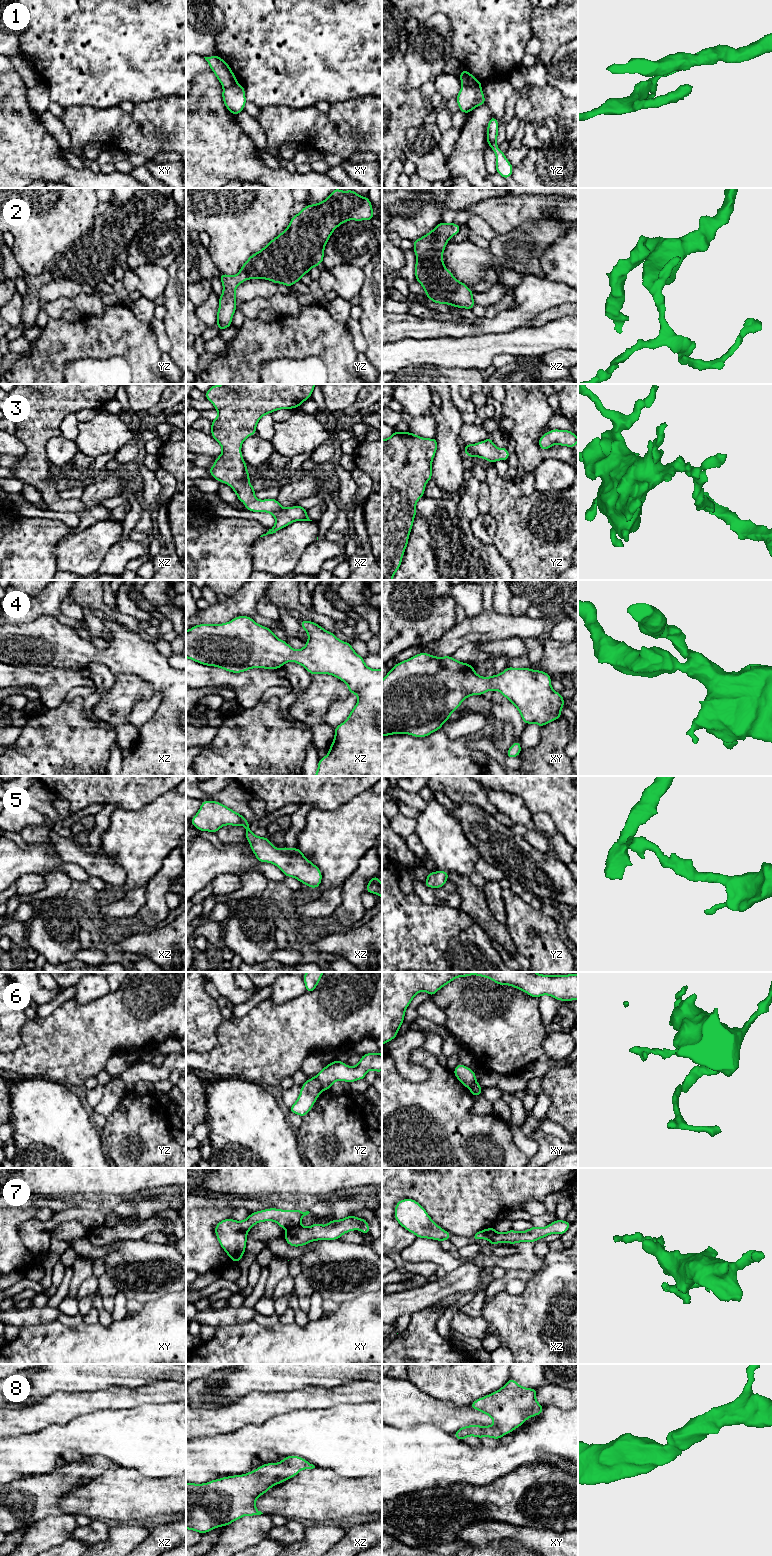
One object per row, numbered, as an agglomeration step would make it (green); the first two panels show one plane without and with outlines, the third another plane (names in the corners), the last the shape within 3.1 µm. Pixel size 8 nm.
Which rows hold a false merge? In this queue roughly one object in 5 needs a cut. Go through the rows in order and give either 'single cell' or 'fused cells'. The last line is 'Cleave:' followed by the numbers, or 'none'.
1: fused cells
2: single cell
3: single cell
4: single cell
5: single cell
6: fused cells
7: fused cells
8: single cell
Cleave: 1, 6, 7

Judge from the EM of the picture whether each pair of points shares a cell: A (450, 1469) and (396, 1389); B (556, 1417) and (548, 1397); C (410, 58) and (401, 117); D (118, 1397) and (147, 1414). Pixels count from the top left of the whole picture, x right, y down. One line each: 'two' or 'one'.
A: two
B: two
C: two
D: two

